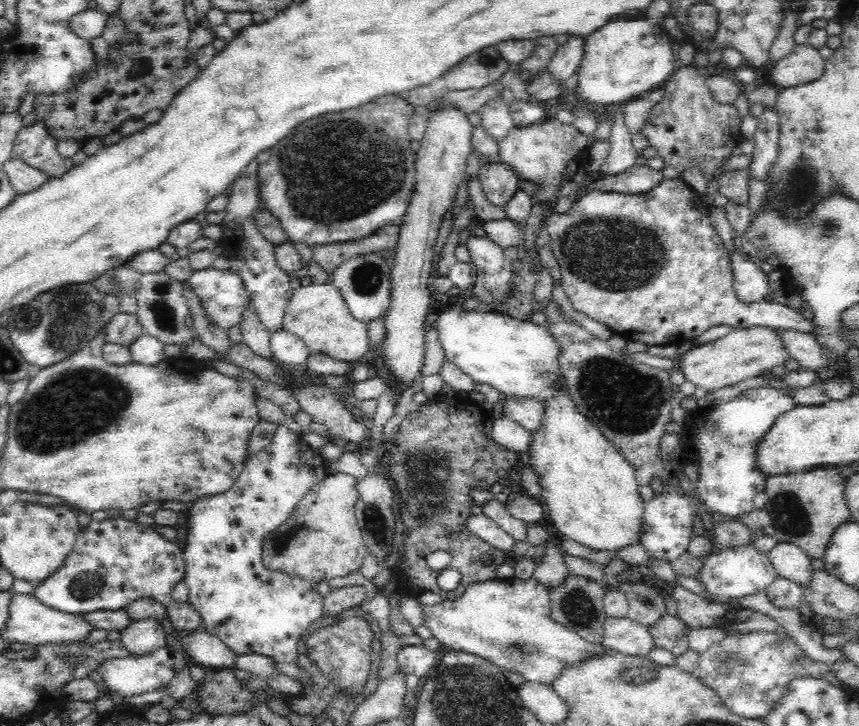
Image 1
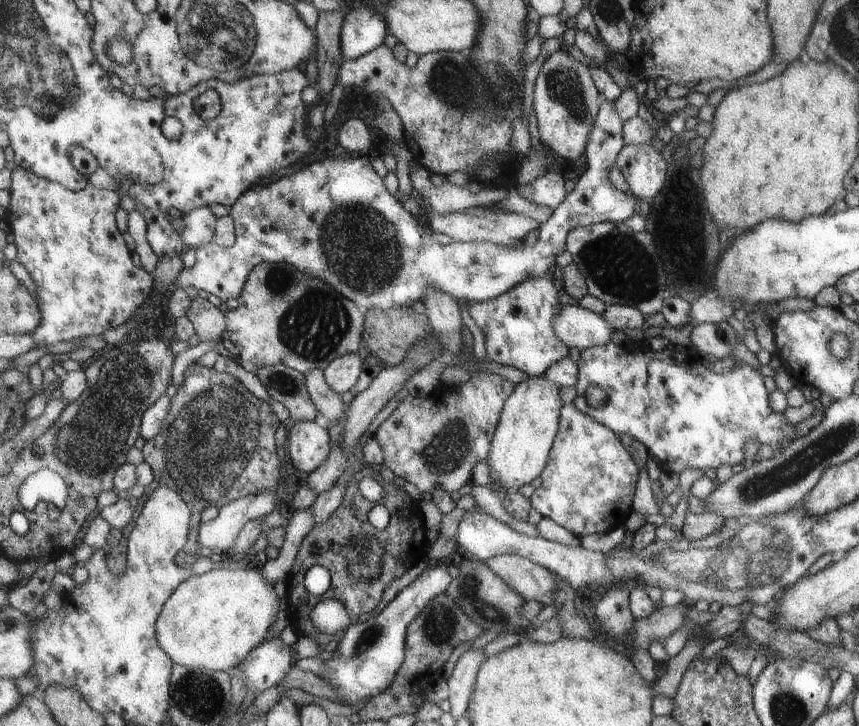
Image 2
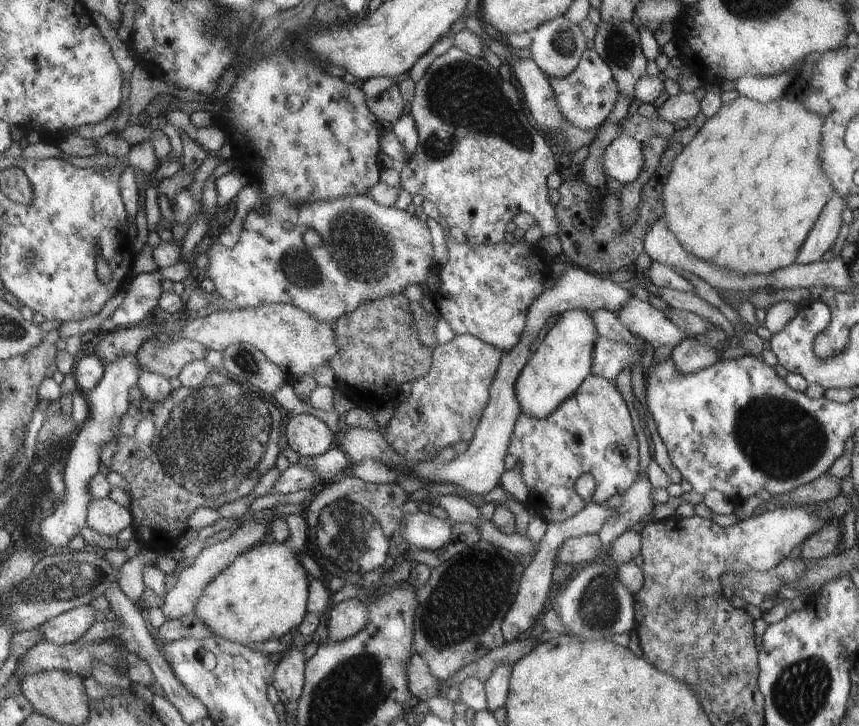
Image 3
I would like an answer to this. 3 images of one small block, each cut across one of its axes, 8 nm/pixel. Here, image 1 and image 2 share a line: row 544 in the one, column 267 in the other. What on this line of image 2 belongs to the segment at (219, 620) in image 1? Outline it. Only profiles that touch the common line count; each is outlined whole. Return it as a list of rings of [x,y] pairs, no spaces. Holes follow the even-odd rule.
[[[602,100],[600,111],[593,124],[592,135],[589,136],[588,147],[585,148],[588,169],[582,176],[580,176],[578,182],[575,183],[576,185],[572,192],[568,193],[566,198],[553,209],[550,218],[540,225],[539,238],[534,246],[526,246],[526,244],[522,242],[516,246],[509,247],[508,245],[497,245],[490,241],[454,241],[449,245],[442,245],[438,242],[435,236],[432,236],[425,231],[424,226],[420,224],[420,220],[415,218],[409,209],[403,207],[403,205],[398,202],[395,195],[386,188],[385,181],[373,167],[373,162],[368,159],[367,155],[349,155],[347,158],[330,157],[329,159],[314,162],[301,171],[290,176],[282,177],[279,180],[276,180],[276,182],[272,182],[272,184],[262,184],[260,182],[251,186],[249,190],[244,192],[237,202],[229,208],[229,215],[233,218],[235,226],[235,243],[231,247],[223,247],[214,242],[205,247],[198,247],[197,259],[194,266],[192,266],[191,269],[184,268],[179,276],[175,278],[174,283],[181,289],[188,288],[188,286],[194,286],[197,290],[207,291],[208,294],[214,294],[214,296],[218,296],[220,300],[226,302],[227,300],[230,300],[230,298],[237,299],[239,297],[245,288],[245,283],[248,282],[250,271],[252,271],[257,264],[268,261],[269,263],[288,263],[294,265],[296,268],[301,269],[302,272],[305,272],[314,278],[326,281],[328,284],[333,285],[334,288],[337,288],[337,291],[341,292],[346,298],[353,300],[363,311],[367,311],[372,307],[381,309],[401,306],[410,307],[418,300],[423,302],[423,300],[429,296],[430,291],[442,291],[454,298],[458,298],[458,300],[462,299],[475,303],[496,298],[497,296],[508,292],[511,288],[518,286],[518,284],[526,279],[548,275],[550,270],[556,266],[557,256],[560,255],[561,252],[567,250],[568,234],[576,227],[583,227],[592,223],[601,223],[604,221],[621,223],[631,216],[634,216],[634,214],[639,214],[640,216],[645,217],[650,214],[651,200],[641,199],[632,192],[622,192],[621,190],[618,190],[613,185],[613,181],[609,179],[609,170],[616,164],[617,156],[621,151],[621,148],[626,145],[624,142],[623,128],[624,120],[622,120],[622,117],[618,114],[616,105],[613,101]]]

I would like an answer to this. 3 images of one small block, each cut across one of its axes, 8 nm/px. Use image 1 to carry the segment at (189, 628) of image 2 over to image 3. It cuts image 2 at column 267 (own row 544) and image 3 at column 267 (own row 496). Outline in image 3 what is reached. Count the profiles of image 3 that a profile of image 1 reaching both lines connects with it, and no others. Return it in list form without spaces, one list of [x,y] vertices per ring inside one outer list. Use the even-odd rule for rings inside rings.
[[[298,513],[290,514],[285,519],[289,526],[290,536],[284,542],[271,544],[260,542],[241,552],[230,566],[208,583],[203,595],[197,600],[194,613],[211,628],[214,635],[241,645],[266,642],[266,640],[280,639],[288,632],[294,632],[304,620],[308,610],[310,576],[302,560],[298,562],[298,554],[306,546],[307,520]]]

